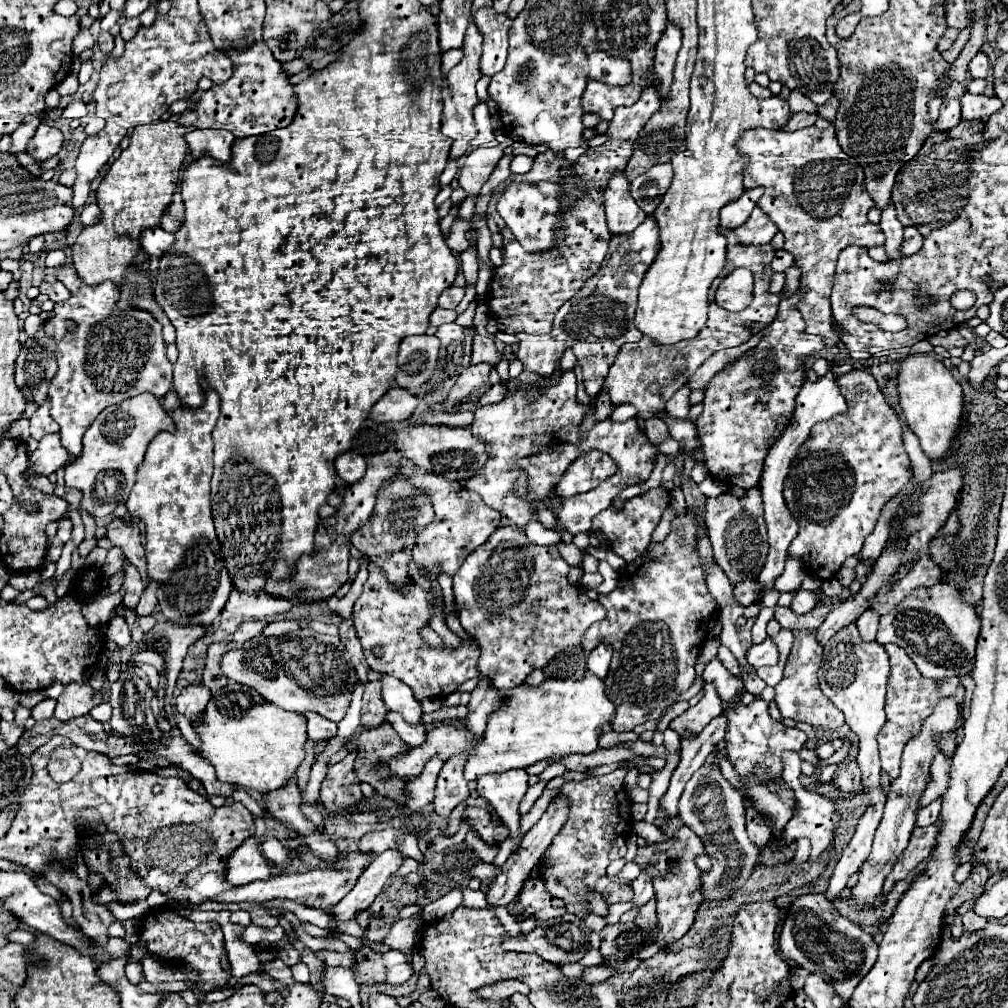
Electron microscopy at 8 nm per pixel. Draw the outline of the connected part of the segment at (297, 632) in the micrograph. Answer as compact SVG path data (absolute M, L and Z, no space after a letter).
M293 624L283 636L259 634L245 648L229 650L221 658L223 674L239 684L255 688L267 702L291 712L317 712L333 722L343 720L351 702L351 660L337 636L317 634Z

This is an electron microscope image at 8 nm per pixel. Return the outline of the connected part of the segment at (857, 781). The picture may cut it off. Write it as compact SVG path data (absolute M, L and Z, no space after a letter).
M841 762L839 764L839 770L837 770L837 778L835 782L839 784L839 788L847 794L859 794L863 790L863 784L861 784L861 772L859 772L859 766L857 762Z

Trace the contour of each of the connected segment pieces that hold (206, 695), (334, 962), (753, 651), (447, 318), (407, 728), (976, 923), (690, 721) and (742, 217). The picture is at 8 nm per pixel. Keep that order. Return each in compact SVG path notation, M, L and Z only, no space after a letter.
M191 684L183 688L181 694L177 696L177 710L179 714L185 714L189 720L193 720L205 710L209 700L211 700L209 688L205 688L203 684Z
M321 950L317 952L317 956L323 962L329 962L329 966L343 966L343 968L353 968L357 962L357 956L353 950L347 952L329 952L329 950Z
M765 640L763 644L757 644L757 646L751 646L749 652L747 652L747 662L753 666L753 668L761 668L761 666L775 666L779 660L779 654L777 654L777 646L769 640Z
M435 308L433 314L431 314L431 318L429 318L429 322L431 322L431 326L441 326L441 324L445 324L445 322L453 322L455 318L457 318L457 316L453 314L453 310Z
M389 712L387 714L387 722L395 728L395 732L399 734L399 738L409 744L409 746L419 746L425 742L425 728L423 724L409 724L405 720L401 720L401 716L397 716L397 712Z
M969 910L969 912L963 916L963 926L965 926L967 932L975 932L975 930L985 928L985 926L987 926L987 920L981 918L981 916L977 916L975 912Z
M705 684L705 696L701 698L701 702L695 704L695 706L691 706L679 718L671 720L669 728L675 730L681 738L687 736L687 734L699 734L721 712L723 712L721 700L719 700L713 684Z
M753 188L753 190L745 190L743 196L731 204L727 204L725 208L721 208L721 228L727 230L735 230L741 224L745 224L745 220L751 216L751 210L757 206L757 200L763 196L763 188Z

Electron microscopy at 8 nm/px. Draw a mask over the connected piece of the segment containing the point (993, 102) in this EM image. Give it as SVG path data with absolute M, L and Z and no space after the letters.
M965 92L961 98L961 118L963 120L987 120L993 112L997 112L1003 102L997 96L977 96Z

